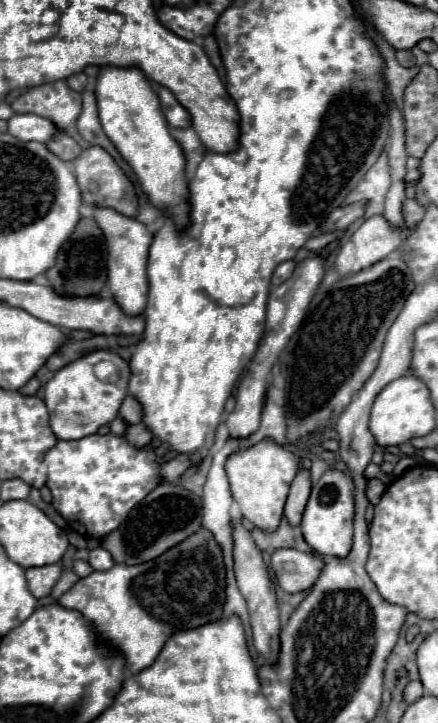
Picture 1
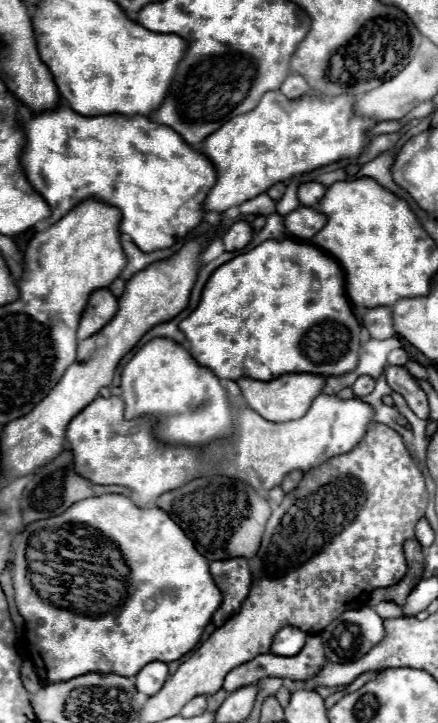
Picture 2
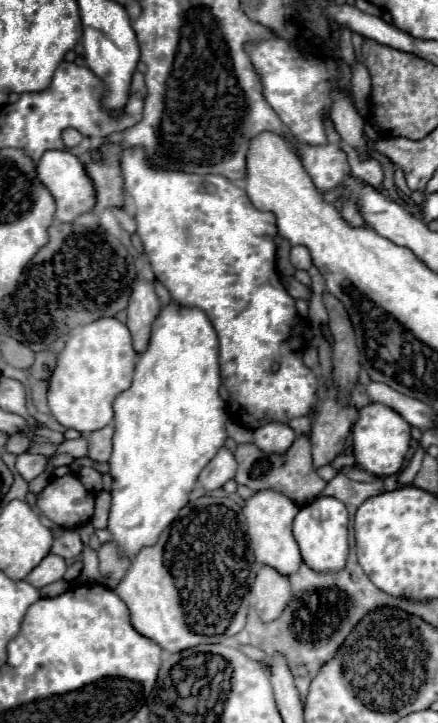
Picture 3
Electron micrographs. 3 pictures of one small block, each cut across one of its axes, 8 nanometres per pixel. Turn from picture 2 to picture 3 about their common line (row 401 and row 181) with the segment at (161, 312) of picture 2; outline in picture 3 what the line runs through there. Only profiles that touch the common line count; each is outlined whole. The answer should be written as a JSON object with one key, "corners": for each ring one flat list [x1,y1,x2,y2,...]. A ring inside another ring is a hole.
{"corners":[[48,150,38,162,38,178,52,192,56,200,56,220,58,222,74,222,82,212,92,212,96,206,96,188,90,180,84,162,68,150]]}

